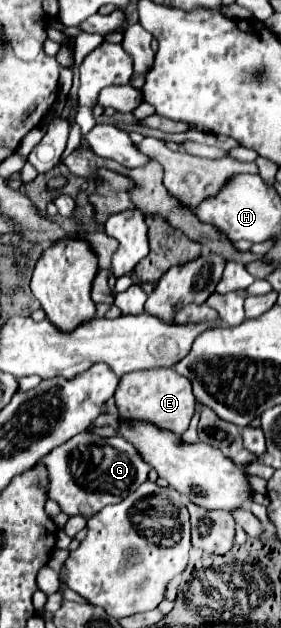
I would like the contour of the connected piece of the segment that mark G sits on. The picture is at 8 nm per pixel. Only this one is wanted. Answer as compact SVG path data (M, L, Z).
M79 433L65 445L53 449L53 453L43 457L41 463L49 469L49 497L59 503L63 513L83 515L85 519L133 493L133 489L147 481L147 473L151 469L127 439L119 435L85 437L85 433Z

